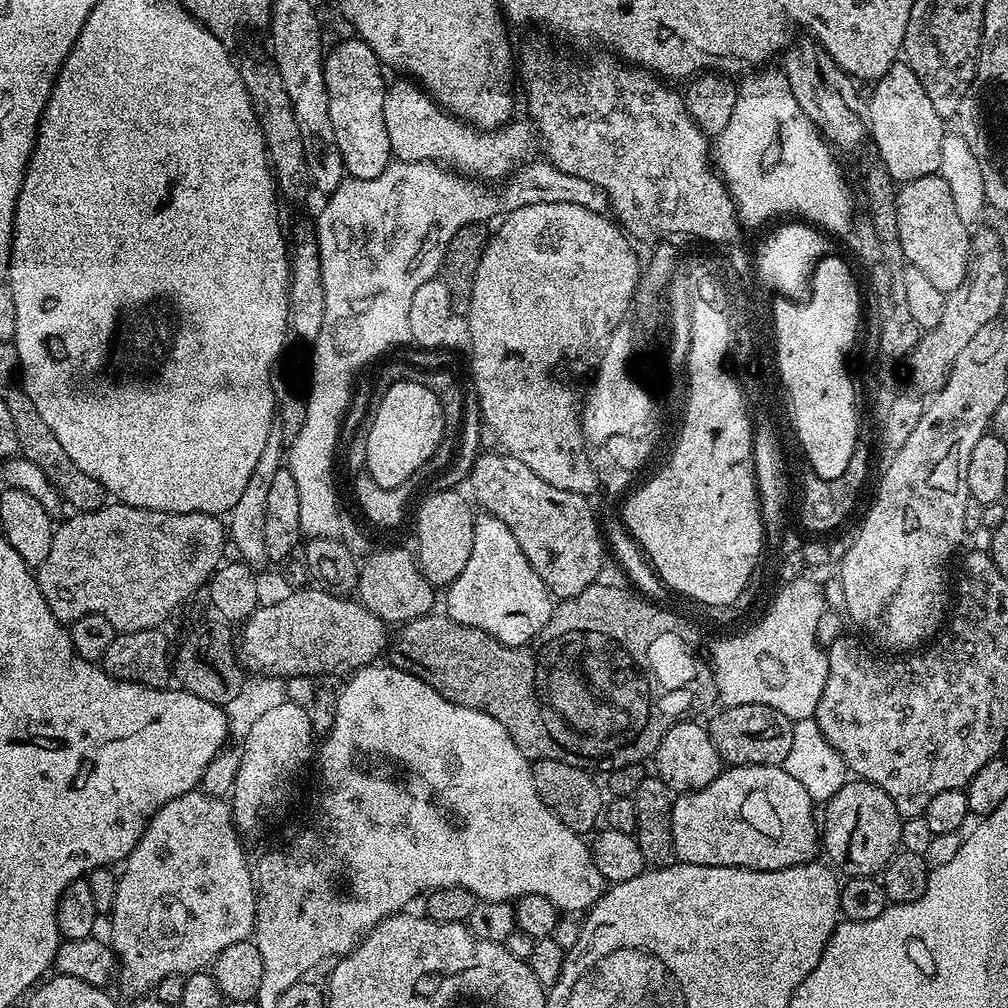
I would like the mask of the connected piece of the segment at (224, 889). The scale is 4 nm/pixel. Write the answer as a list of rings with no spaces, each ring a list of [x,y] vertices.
[[[181,798],[179,800],[171,800],[166,802],[160,807],[160,809],[152,815],[150,822],[146,826],[146,830],[142,834],[142,838],[138,838],[138,846],[134,846],[134,850],[130,850],[127,860],[123,861],[122,869],[124,873],[120,872],[116,881],[116,897],[114,898],[112,913],[110,915],[110,921],[112,921],[112,940],[110,939],[110,947],[116,954],[118,961],[118,984],[120,980],[120,992],[121,997],[132,996],[131,998],[144,998],[149,995],[155,989],[157,984],[160,984],[164,978],[168,975],[185,975],[189,972],[198,972],[207,969],[218,958],[218,954],[222,954],[222,950],[226,950],[226,946],[234,946],[238,942],[249,939],[253,935],[256,926],[256,885],[254,883],[254,872],[250,867],[250,860],[248,864],[248,856],[244,853],[244,844],[242,839],[242,833],[237,828],[234,818],[232,817],[232,805],[227,799],[224,798],[199,798],[200,800],[192,800],[193,798]]]

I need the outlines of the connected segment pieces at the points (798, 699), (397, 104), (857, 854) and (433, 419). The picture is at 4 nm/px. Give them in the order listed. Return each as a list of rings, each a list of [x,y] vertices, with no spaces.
[[[792,584],[780,600],[776,600],[776,608],[772,608],[772,616],[752,632],[752,636],[744,636],[744,640],[728,640],[728,644],[720,644],[720,648],[710,648],[710,663],[716,676],[718,700],[724,706],[742,706],[743,704],[761,704],[774,710],[782,710],[792,721],[815,717],[818,700],[822,698],[822,690],[826,690],[828,677],[828,654],[816,640],[818,618],[824,608],[820,605],[820,592],[812,588],[812,584]]]
[[[404,82],[408,84],[396,84],[387,89],[384,94],[384,113],[386,114],[386,134],[390,134],[390,146],[392,147],[392,155],[397,160],[431,160],[433,164],[439,164],[449,170],[455,170],[460,173],[461,176],[467,176],[469,178],[475,178],[481,182],[500,182],[505,178],[512,175],[516,171],[518,165],[521,162],[527,161],[529,159],[528,151],[531,150],[532,144],[534,148],[534,132],[527,123],[516,124],[517,122],[509,122],[504,125],[503,128],[498,128],[495,130],[481,130],[475,128],[473,124],[466,124],[463,120],[458,120],[456,117],[451,116],[450,113],[445,112],[419,84],[415,82]]]
[[[848,780],[822,810],[822,848],[831,865],[847,877],[877,875],[901,849],[904,818],[881,787],[868,780]]]
[[[400,381],[390,386],[384,396],[379,397],[376,417],[366,428],[364,438],[364,467],[367,475],[378,482],[378,486],[393,488],[412,480],[415,472],[424,463],[431,461],[444,438],[442,406],[433,390],[414,381]]]

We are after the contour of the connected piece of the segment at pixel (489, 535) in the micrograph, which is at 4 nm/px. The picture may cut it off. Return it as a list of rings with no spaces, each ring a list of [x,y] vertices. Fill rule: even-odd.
[[[481,511],[475,522],[474,547],[470,549],[466,570],[446,588],[446,615],[459,624],[486,630],[498,642],[517,648],[543,630],[552,617],[554,600],[526,554],[522,554],[522,546],[518,546],[518,538],[510,534],[506,522],[486,511]]]

